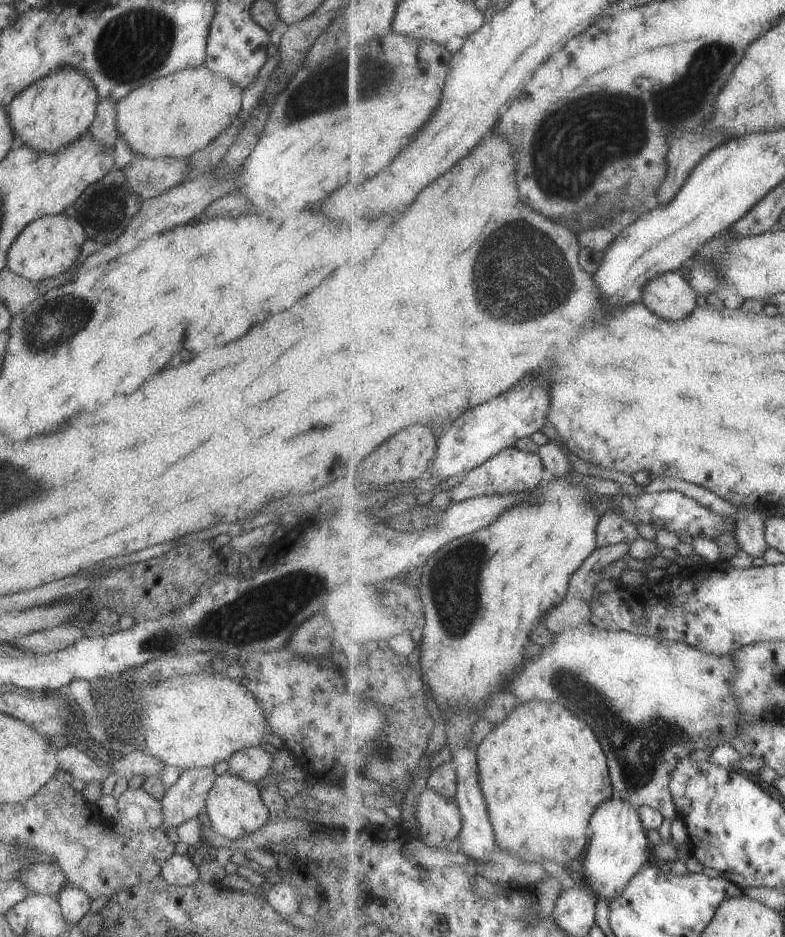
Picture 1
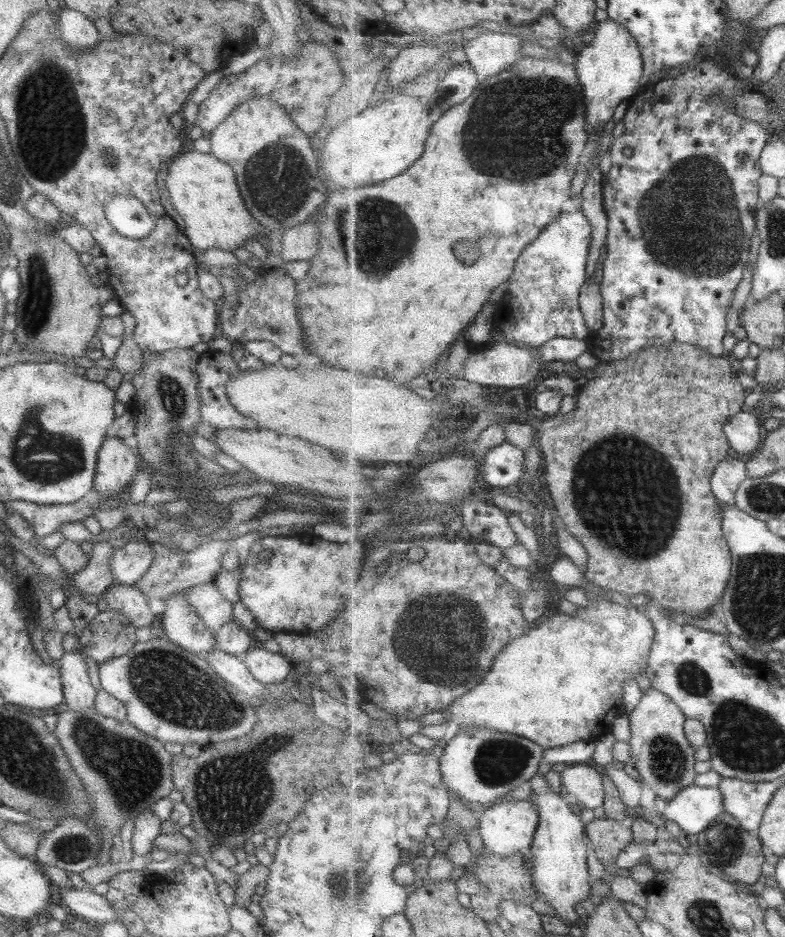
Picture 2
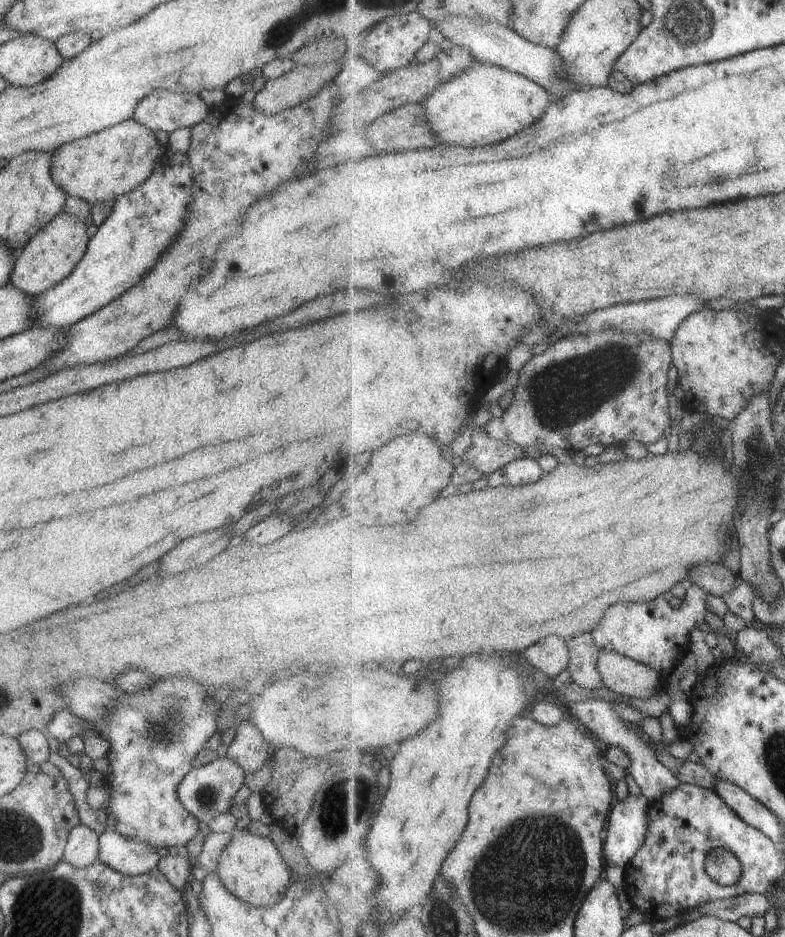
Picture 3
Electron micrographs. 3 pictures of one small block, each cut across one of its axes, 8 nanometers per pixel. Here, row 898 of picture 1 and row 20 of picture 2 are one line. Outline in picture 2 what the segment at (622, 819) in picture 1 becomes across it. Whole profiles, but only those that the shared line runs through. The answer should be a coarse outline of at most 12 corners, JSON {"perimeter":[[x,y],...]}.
{"perimeter":[[607,18],[577,53],[586,130],[597,135],[635,96],[645,67]]}

